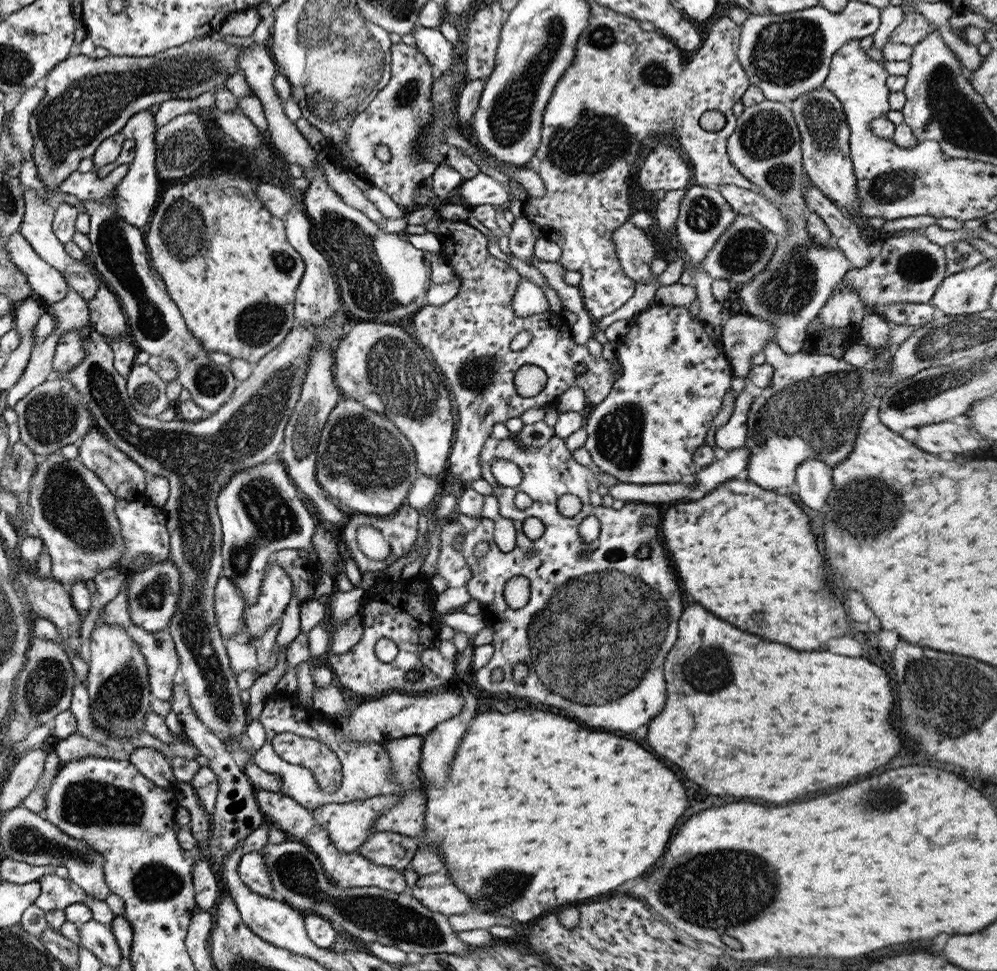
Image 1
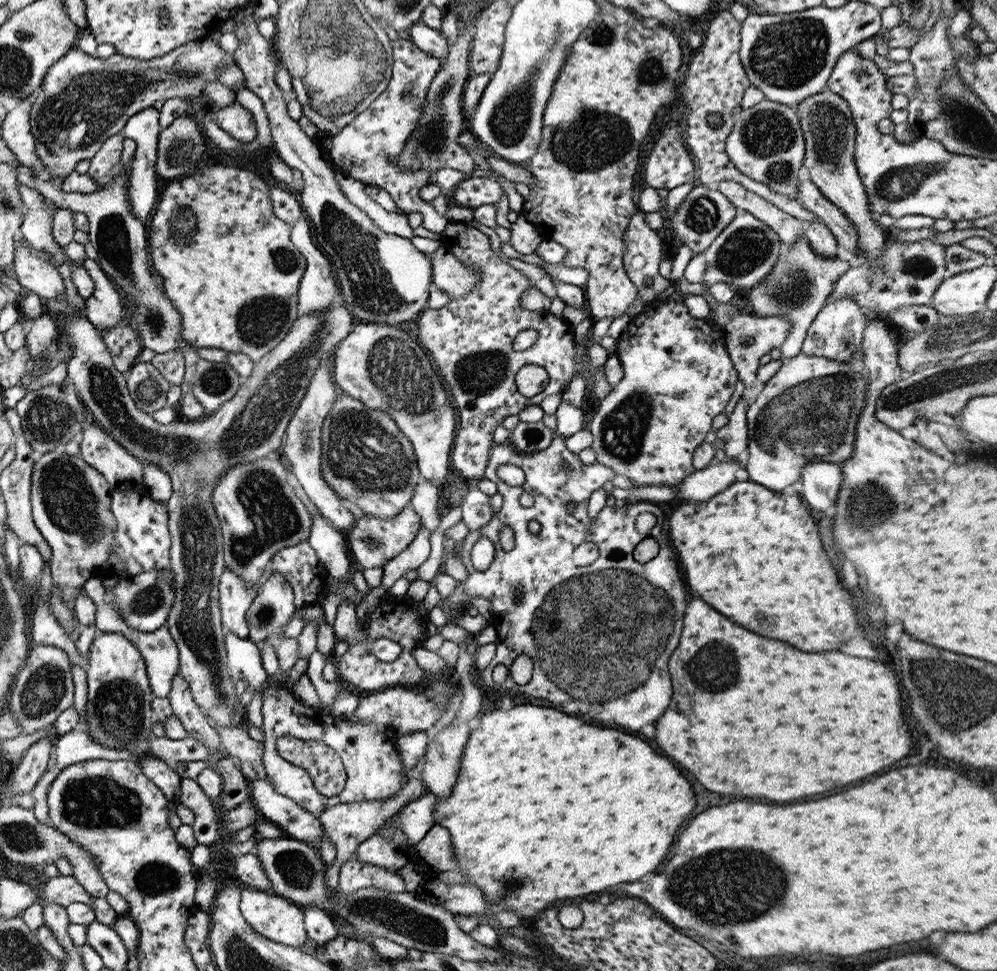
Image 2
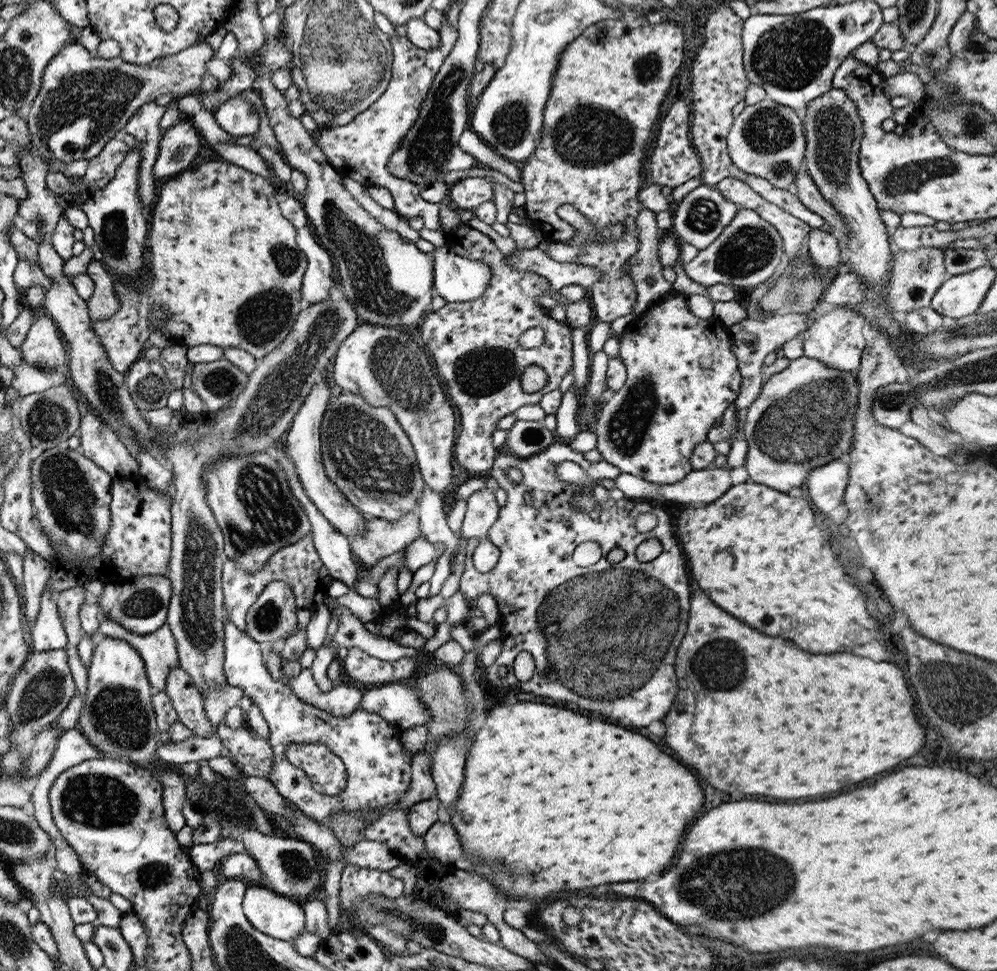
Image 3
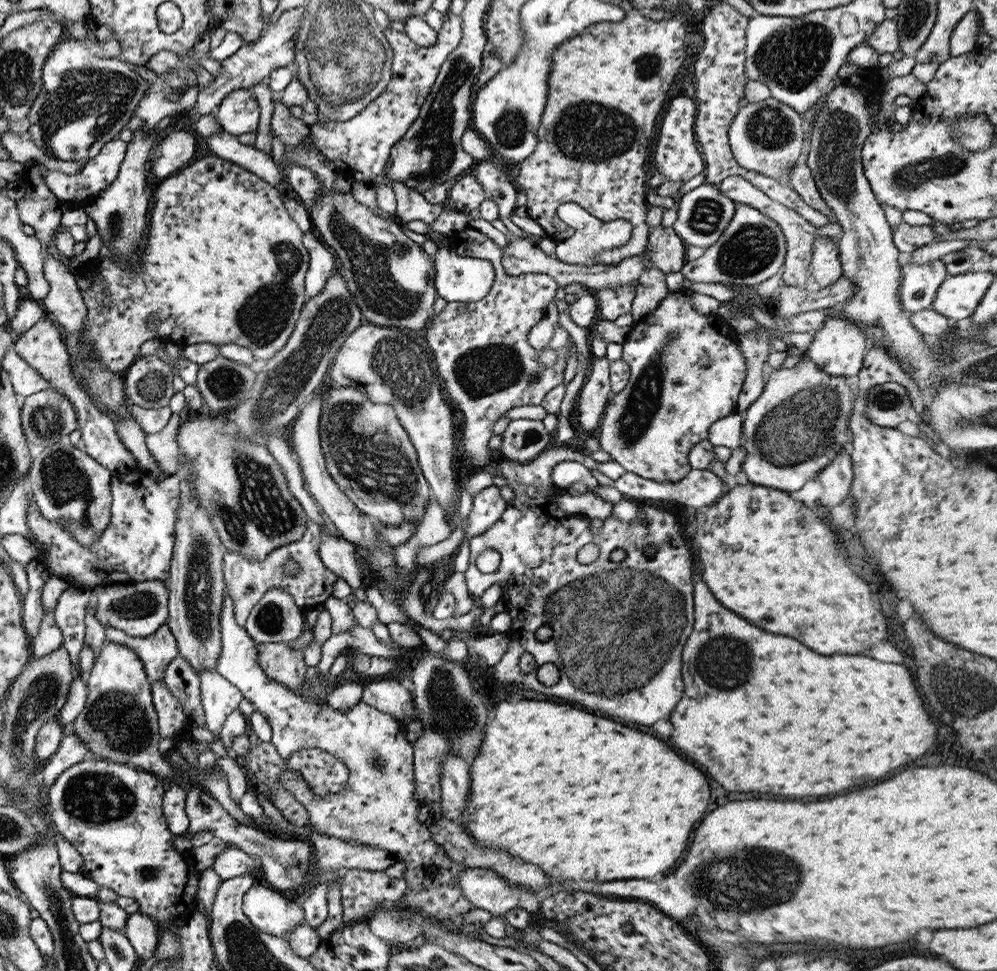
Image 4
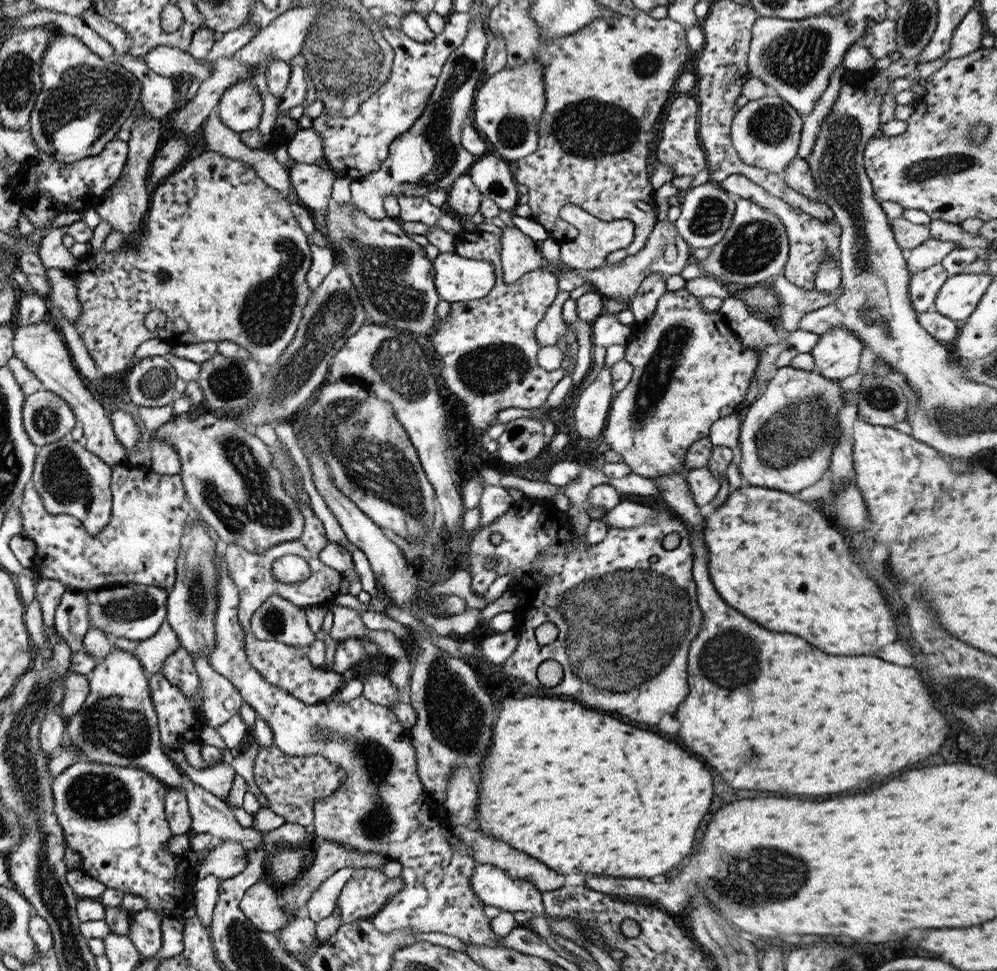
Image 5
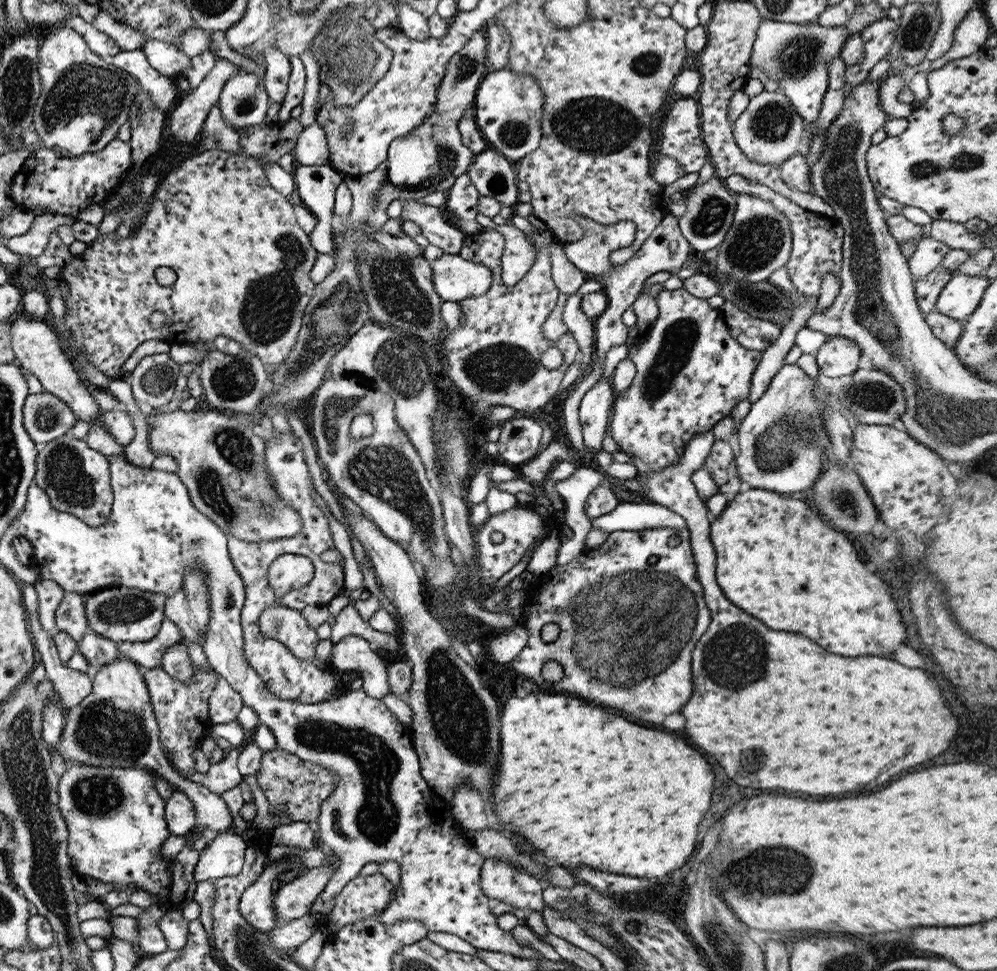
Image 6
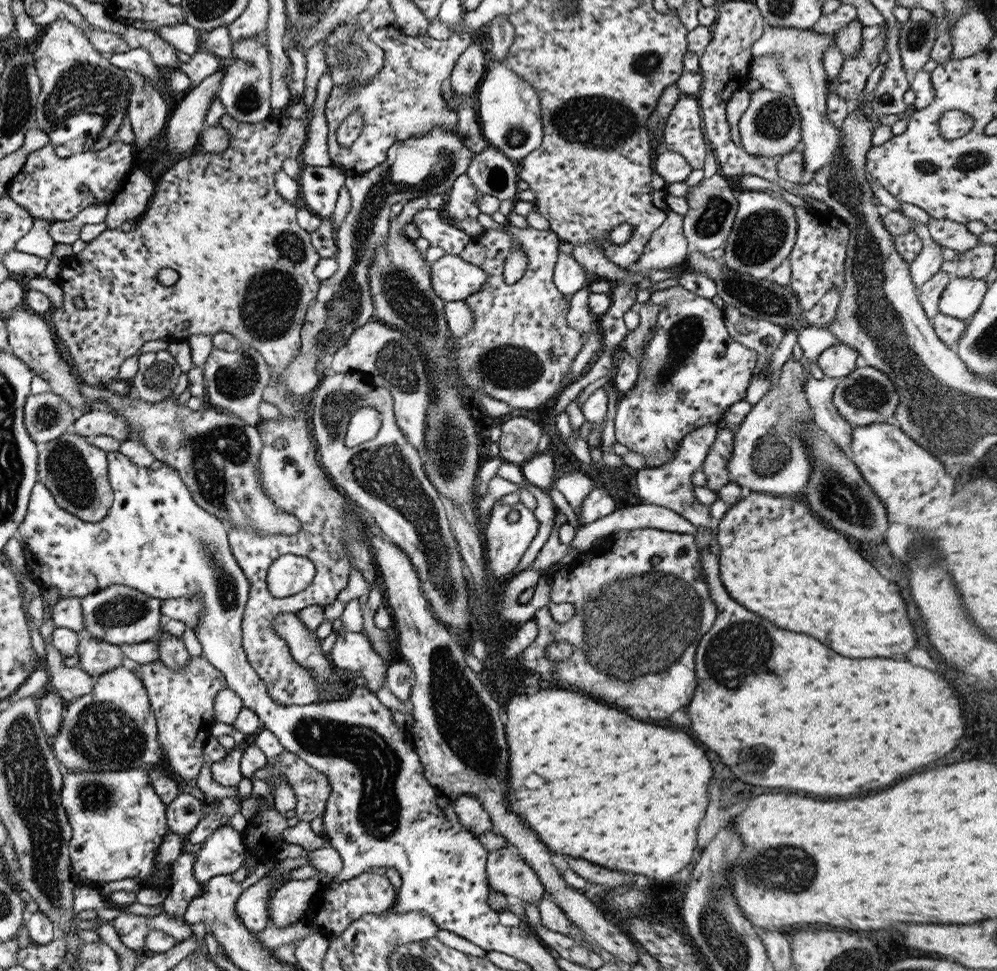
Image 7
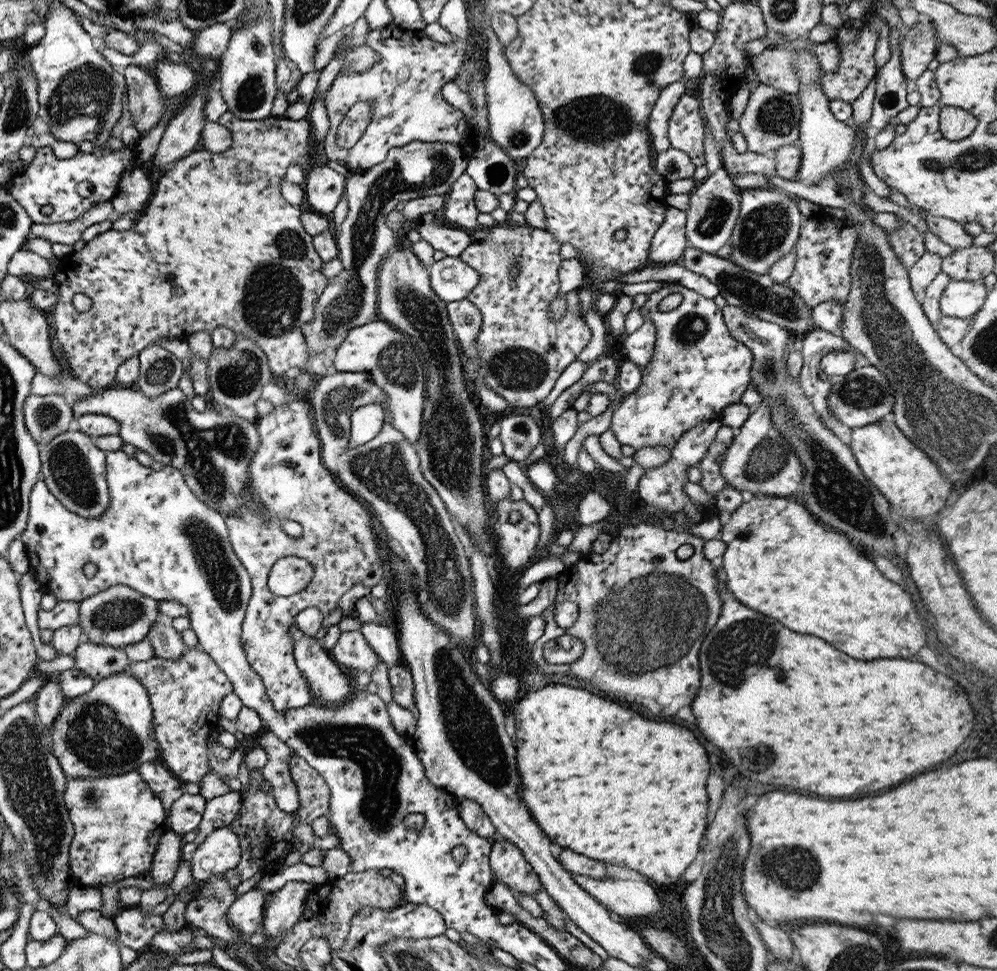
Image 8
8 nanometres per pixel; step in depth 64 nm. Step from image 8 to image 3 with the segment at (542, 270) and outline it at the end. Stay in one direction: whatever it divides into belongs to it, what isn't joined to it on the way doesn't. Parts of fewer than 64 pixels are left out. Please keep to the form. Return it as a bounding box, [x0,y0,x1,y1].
[419,224,572,476]

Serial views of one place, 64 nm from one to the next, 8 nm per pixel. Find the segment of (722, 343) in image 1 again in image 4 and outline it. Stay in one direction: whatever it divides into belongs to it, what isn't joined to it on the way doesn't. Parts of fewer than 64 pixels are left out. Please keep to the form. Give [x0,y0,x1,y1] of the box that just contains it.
[733,85,942,419]

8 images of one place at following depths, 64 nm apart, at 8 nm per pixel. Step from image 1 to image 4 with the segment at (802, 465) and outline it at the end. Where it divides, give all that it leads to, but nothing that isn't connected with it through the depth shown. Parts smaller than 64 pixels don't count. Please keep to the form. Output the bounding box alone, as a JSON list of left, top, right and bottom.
[814,449,853,510]

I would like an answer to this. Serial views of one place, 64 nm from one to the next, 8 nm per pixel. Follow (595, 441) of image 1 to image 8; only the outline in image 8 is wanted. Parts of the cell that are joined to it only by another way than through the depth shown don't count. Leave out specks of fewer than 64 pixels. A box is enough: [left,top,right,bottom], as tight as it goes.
[608,283,753,450]

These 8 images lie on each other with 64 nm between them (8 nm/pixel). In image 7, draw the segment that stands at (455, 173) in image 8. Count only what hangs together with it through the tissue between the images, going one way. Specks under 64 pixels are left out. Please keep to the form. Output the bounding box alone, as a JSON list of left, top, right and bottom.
[277,126,474,397]

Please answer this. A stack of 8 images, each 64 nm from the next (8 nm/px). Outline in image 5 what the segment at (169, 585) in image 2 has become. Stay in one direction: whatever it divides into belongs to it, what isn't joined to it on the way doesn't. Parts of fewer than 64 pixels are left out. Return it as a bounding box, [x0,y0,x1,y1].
[87,583,166,640]

